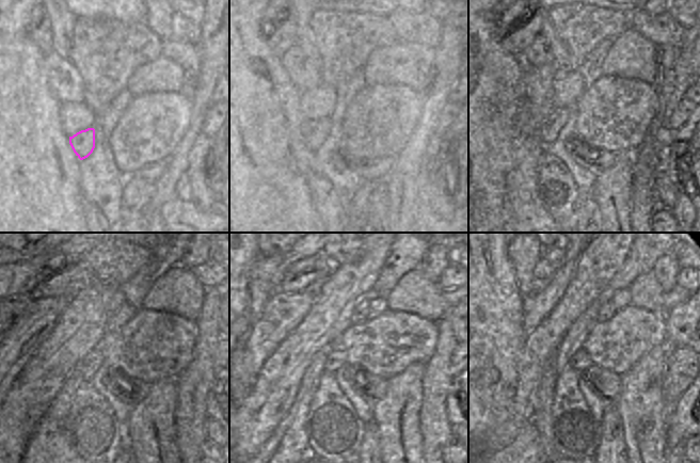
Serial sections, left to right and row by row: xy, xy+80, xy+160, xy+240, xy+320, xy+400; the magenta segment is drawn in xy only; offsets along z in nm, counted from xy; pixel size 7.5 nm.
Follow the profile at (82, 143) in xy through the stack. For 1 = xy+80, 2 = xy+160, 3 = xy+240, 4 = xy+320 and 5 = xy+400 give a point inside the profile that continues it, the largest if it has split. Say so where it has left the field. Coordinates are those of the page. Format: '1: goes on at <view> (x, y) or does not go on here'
1: goes on at xy+80 (315, 131)
2: goes on at xy+160 (555, 122)
3: goes on at xy+240 (90, 366)
4: goes on at xy+320 (336, 358)
5: goes on at xy+400 (581, 360)

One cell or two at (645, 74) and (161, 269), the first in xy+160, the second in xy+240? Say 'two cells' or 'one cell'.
two cells

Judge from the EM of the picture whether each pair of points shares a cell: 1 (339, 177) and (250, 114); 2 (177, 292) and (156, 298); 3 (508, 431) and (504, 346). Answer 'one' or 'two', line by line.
1: two
2: one
3: two

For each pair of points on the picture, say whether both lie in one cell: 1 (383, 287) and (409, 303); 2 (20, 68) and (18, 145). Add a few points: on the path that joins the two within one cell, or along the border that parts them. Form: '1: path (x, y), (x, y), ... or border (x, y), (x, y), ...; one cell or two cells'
1: border (407, 273), (386, 298); two cells
2: path (18, 88), (18, 126); one cell

